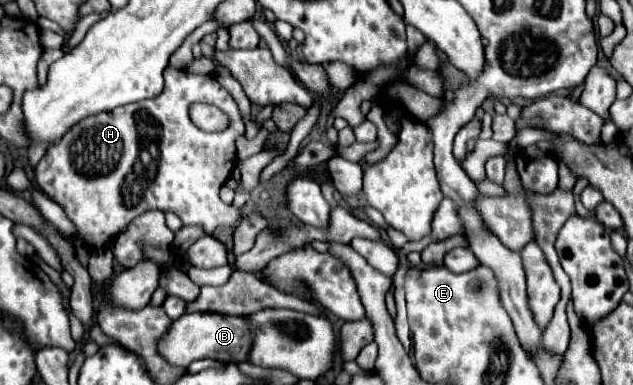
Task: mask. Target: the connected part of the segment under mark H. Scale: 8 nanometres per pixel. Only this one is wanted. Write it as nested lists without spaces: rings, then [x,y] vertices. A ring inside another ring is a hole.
[[[168,66],[164,70],[164,80],[164,92],[158,98],[100,112],[72,126],[72,130],[68,130],[36,166],[38,186],[48,198],[64,208],[68,218],[78,226],[78,236],[90,248],[108,246],[136,216],[146,210],[172,210],[186,226],[200,224],[208,234],[220,226],[234,226],[240,218],[240,212],[232,210],[232,206],[224,204],[218,196],[236,162],[236,140],[246,132],[234,98],[212,74],[190,74],[182,68]],[[194,102],[218,106],[232,120],[230,128],[224,132],[198,130],[190,120],[190,106]]]

